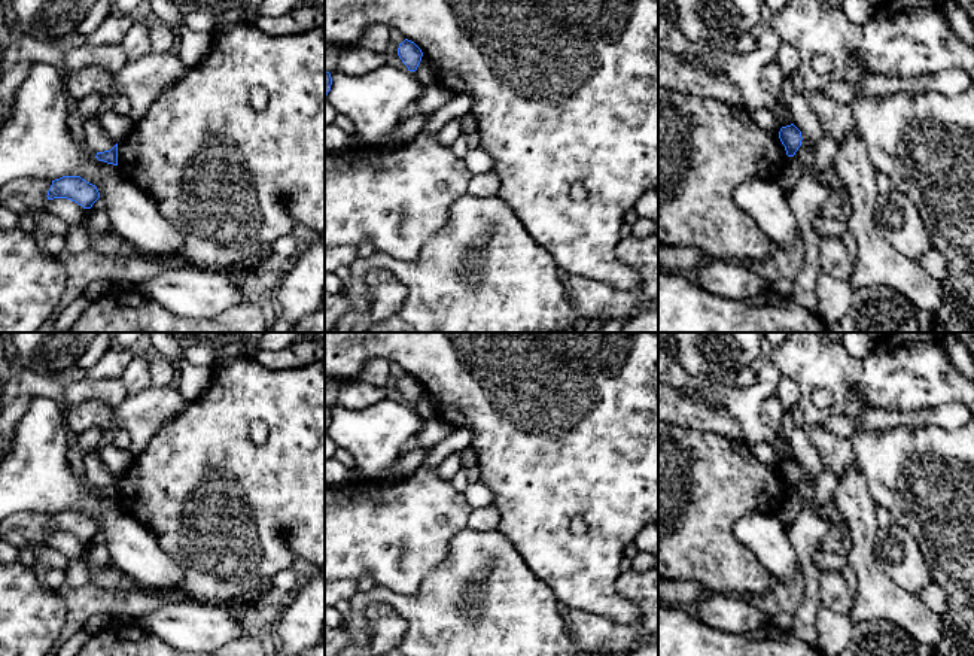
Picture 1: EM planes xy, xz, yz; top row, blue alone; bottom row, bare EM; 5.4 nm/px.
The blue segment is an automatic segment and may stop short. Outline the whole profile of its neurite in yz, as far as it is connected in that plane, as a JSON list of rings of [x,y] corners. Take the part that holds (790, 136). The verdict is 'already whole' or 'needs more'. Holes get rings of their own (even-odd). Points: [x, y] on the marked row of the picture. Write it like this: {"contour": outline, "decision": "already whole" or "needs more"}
{"contour": [[[794,125],[782,127],[779,131],[779,139],[785,146],[786,155],[794,157],[798,148],[801,146],[801,131]]], "decision": "already whole"}

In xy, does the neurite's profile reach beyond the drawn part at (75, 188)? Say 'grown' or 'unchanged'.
unchanged

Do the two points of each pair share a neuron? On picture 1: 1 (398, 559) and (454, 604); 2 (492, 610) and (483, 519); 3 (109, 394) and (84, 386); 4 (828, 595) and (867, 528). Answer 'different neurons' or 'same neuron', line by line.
1: different neurons
2: different neurons
3: same neuron
4: different neurons

